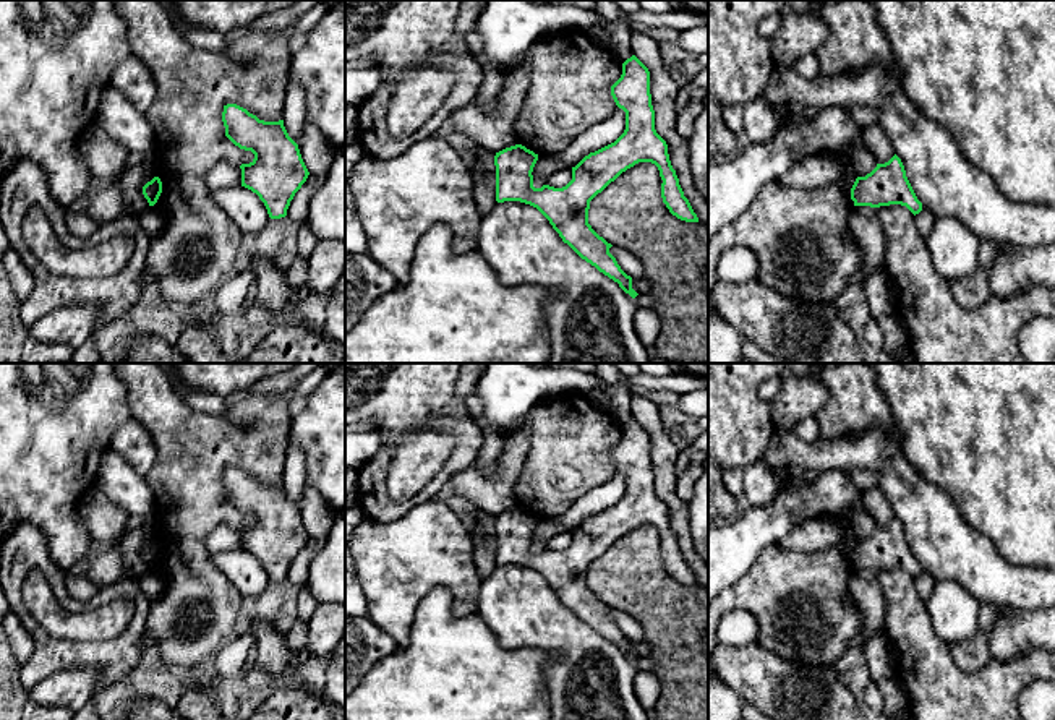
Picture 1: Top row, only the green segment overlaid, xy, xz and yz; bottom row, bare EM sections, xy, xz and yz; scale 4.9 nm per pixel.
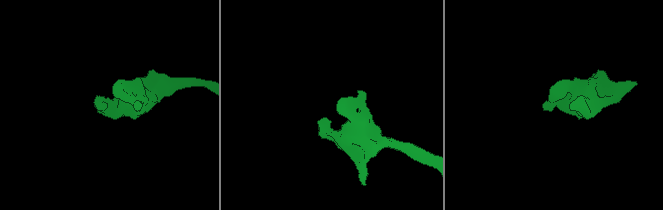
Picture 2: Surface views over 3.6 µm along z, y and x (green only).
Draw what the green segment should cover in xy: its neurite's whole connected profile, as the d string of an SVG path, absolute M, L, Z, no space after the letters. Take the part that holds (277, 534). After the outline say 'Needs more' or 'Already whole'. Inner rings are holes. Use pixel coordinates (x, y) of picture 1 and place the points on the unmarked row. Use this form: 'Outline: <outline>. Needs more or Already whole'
Outline: M227 467L222 485L225 499L254 517L250 527L240 529L241 550L259 559L271 582L285 581L310 535L284 483L264 485L237 467Z. Already whole

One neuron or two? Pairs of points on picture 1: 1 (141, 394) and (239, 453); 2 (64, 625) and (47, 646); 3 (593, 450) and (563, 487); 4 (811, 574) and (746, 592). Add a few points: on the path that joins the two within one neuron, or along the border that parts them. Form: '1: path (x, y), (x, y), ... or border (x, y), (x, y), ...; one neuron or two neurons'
1: path (166, 415), (193, 443), (214, 443); one neuron
2: border (28, 610), (52, 636), (91, 641); two neurons
3: path (584, 459), (566, 477); one neuron
4: path (794, 586), (785, 591), (762, 591); one neuron

